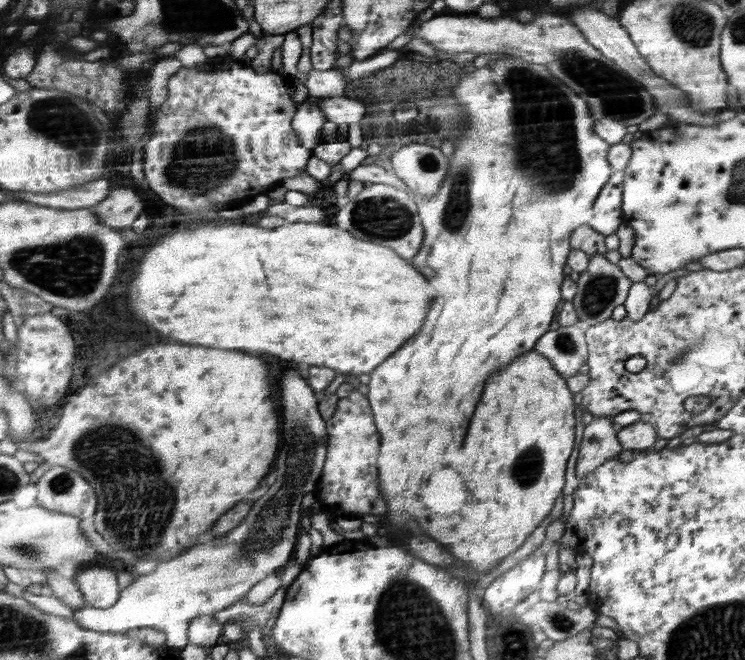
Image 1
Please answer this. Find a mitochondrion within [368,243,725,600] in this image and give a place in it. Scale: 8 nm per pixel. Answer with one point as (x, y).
(601, 290)

